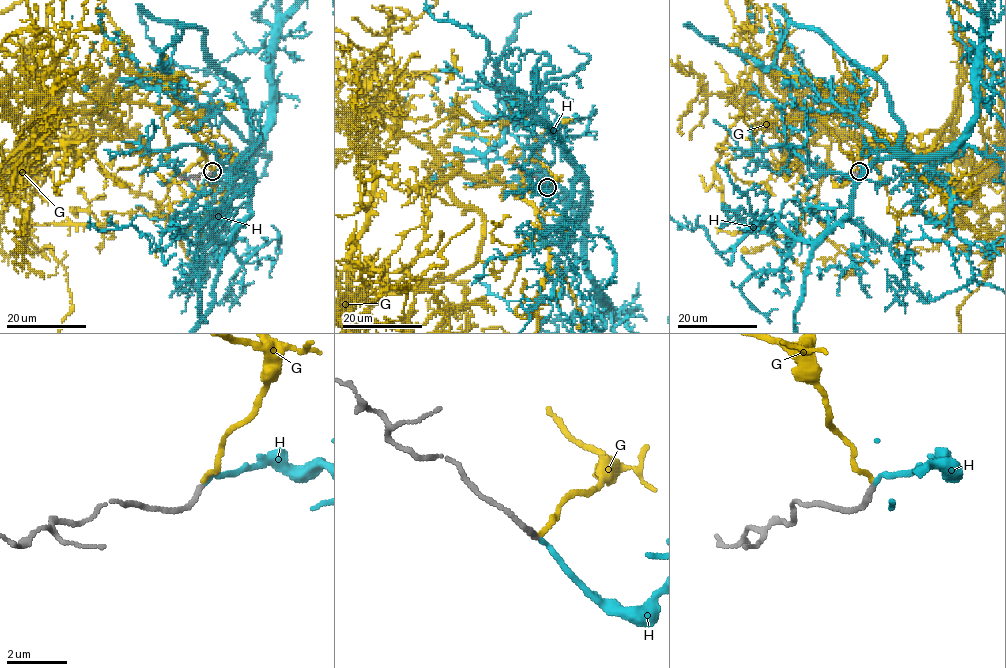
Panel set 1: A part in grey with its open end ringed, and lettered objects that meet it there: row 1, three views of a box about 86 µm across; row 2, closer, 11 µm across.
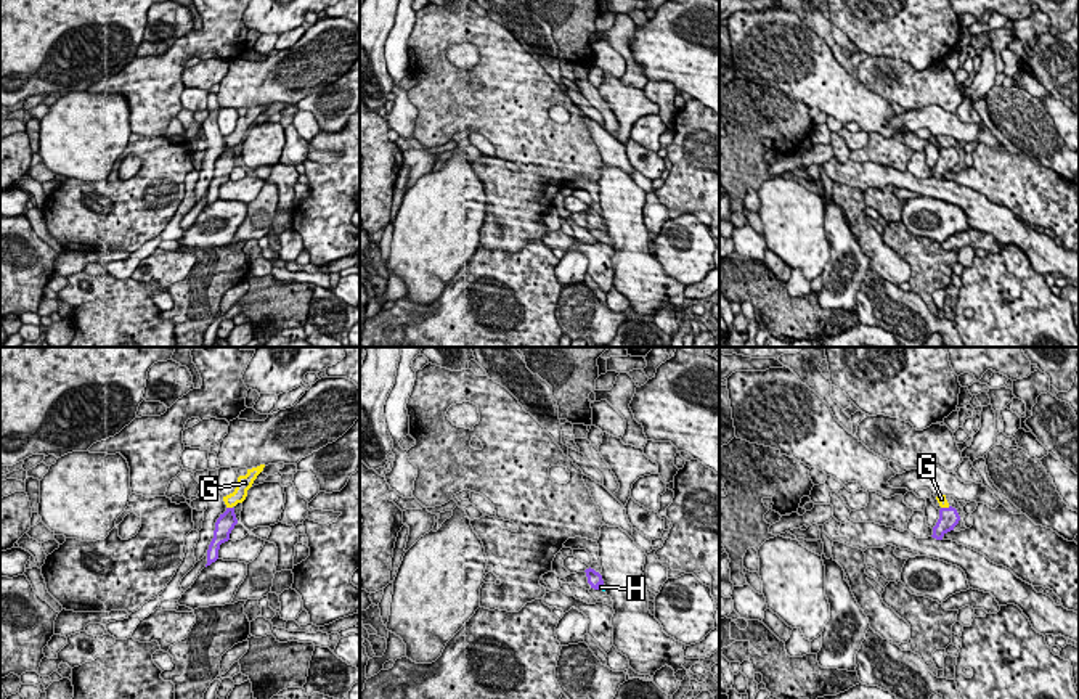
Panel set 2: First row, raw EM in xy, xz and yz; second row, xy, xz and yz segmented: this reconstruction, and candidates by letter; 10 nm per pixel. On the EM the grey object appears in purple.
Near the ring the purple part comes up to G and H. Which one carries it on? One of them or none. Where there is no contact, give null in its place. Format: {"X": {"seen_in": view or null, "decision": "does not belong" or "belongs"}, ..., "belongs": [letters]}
{"G": {"seen_in": "xy", "decision": "does not belong"}, "H": {"seen_in": "xz", "decision": "belongs"}, "belongs": ["H"]}

